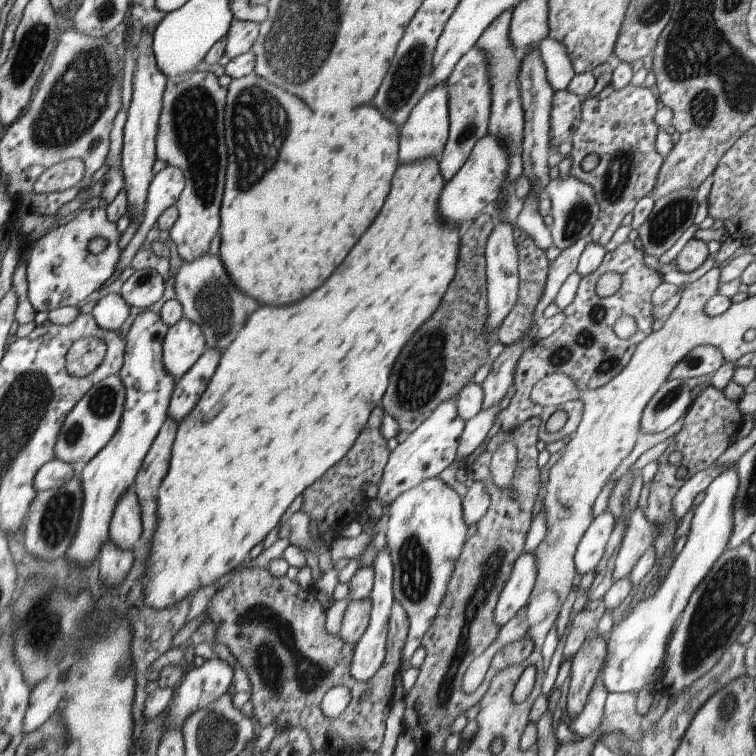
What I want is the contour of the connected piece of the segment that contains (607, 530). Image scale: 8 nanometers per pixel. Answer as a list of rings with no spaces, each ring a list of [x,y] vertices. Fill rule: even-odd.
[[[603,510],[592,519],[581,535],[573,555],[577,574],[583,576],[586,572],[594,570],[603,555],[614,526],[615,520],[607,510]]]

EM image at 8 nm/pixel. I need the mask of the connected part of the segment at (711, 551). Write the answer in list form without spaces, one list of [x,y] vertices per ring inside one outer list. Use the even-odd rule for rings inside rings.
[[[727,468],[705,488],[703,500],[693,510],[685,544],[659,586],[647,598],[641,597],[625,618],[611,626],[606,641],[605,661],[600,668],[601,682],[608,693],[635,693],[660,674],[673,624],[677,623],[693,590],[727,549],[733,528],[733,498],[737,494],[738,484],[736,468]]]

